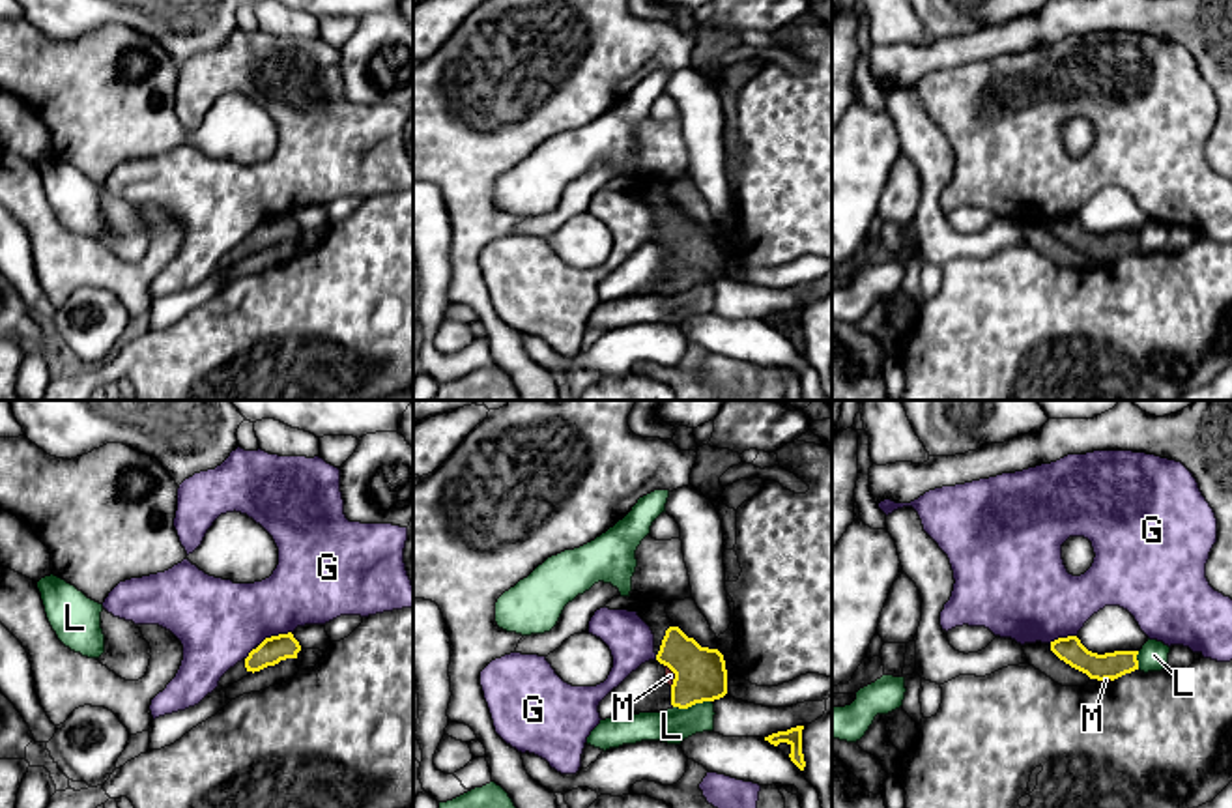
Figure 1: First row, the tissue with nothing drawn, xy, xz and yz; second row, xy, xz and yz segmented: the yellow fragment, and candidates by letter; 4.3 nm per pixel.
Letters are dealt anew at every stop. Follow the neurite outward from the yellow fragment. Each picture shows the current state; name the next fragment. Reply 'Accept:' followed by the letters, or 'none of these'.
Accept: M

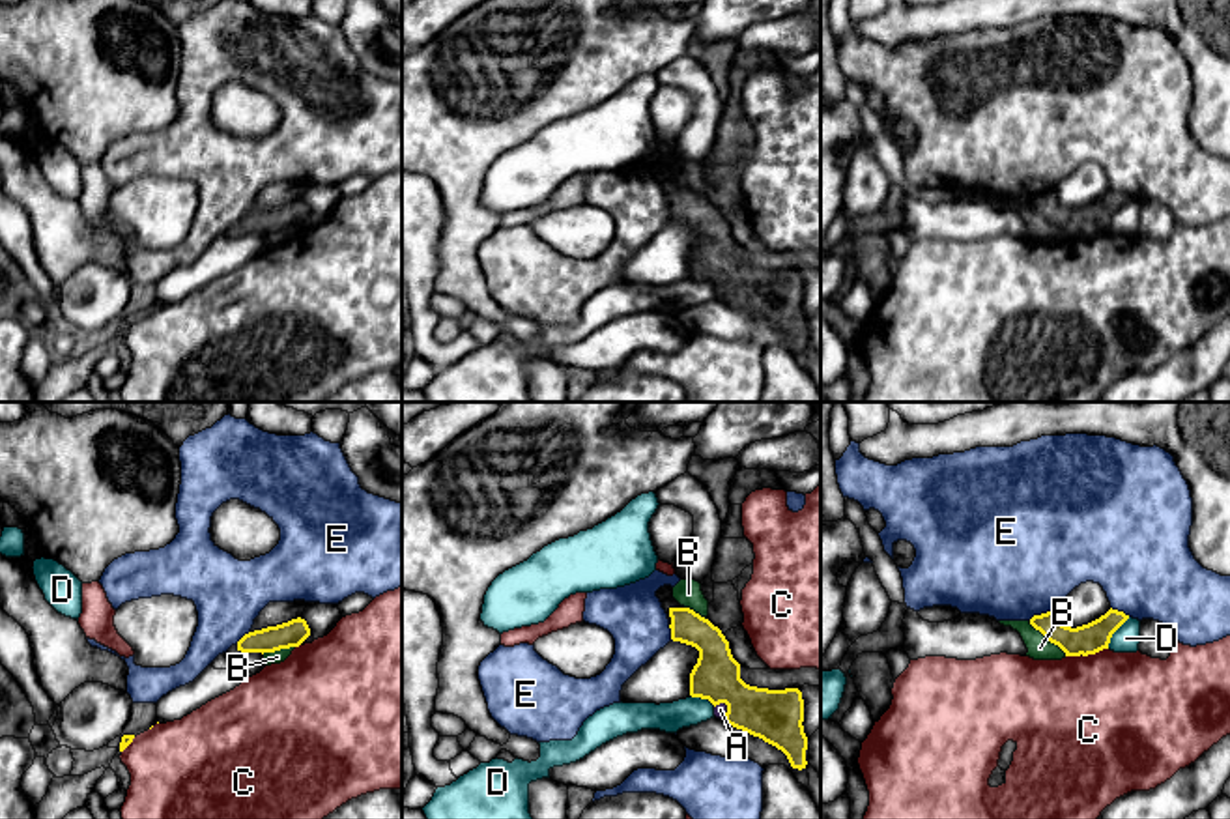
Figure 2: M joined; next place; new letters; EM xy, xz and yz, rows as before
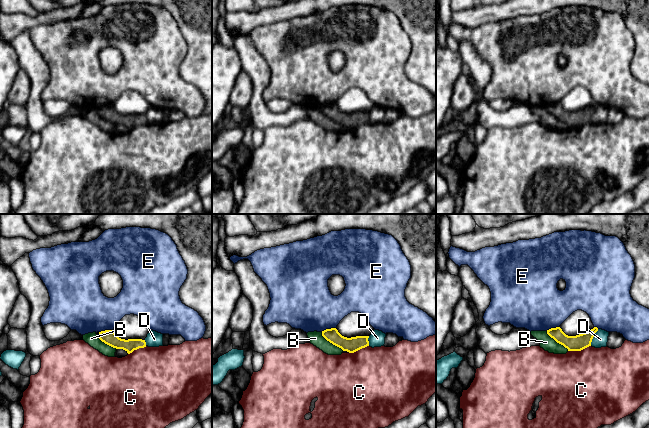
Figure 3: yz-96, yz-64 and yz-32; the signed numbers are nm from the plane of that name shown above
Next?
Accept: none of these

